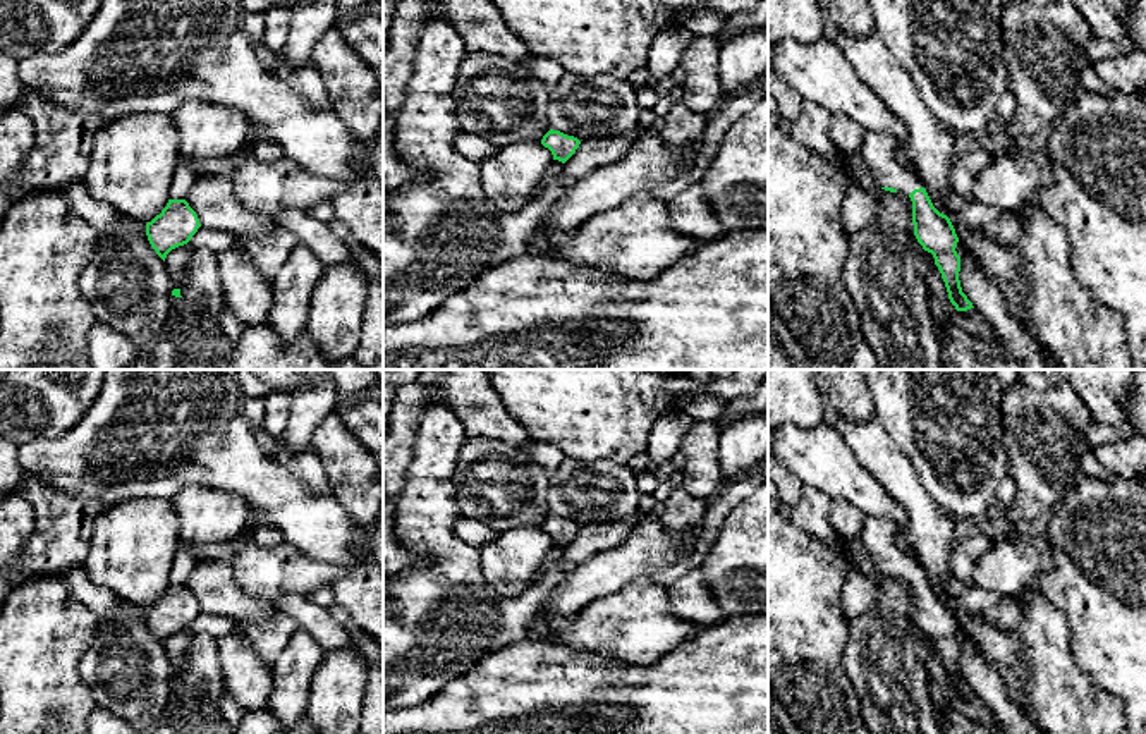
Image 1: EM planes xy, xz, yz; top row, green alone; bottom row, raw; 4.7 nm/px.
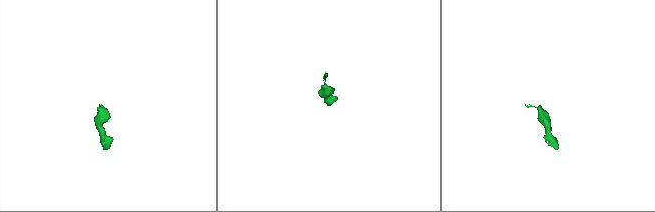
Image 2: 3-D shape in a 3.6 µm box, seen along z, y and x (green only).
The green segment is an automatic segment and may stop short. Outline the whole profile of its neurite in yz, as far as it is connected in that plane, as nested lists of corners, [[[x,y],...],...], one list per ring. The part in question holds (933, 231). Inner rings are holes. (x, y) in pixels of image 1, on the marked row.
[[[868,131],[859,153],[875,172],[876,184],[881,189],[890,193],[899,191],[911,198],[916,239],[924,251],[933,254],[950,303],[957,311],[967,311],[974,306],[962,292],[959,280],[960,256],[955,251],[959,242],[955,229],[950,218],[933,206],[919,177],[897,162],[897,150],[899,143],[893,136]]]

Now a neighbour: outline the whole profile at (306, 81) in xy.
[[[277,52],[271,72],[282,79],[292,91],[304,98],[304,101],[316,110],[332,110],[332,101],[326,95],[325,83],[313,62],[290,67],[283,55]]]

